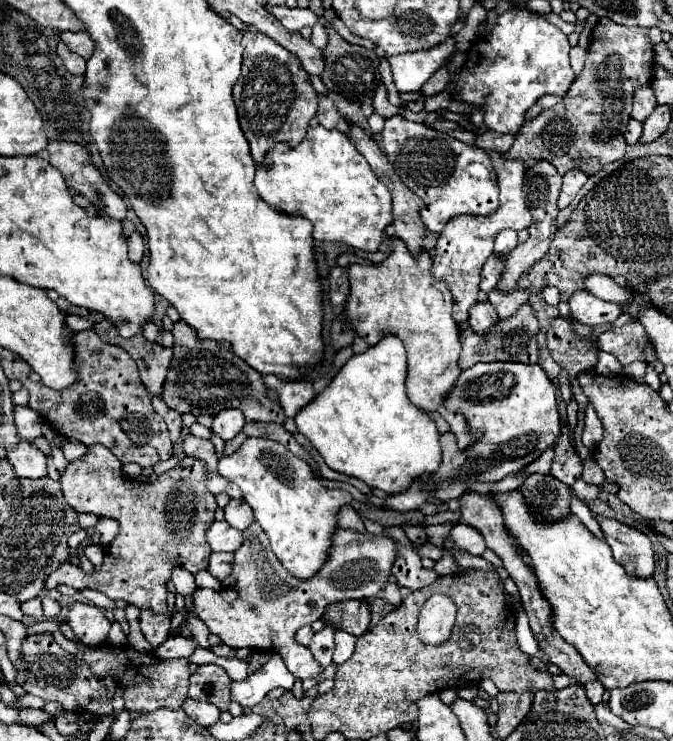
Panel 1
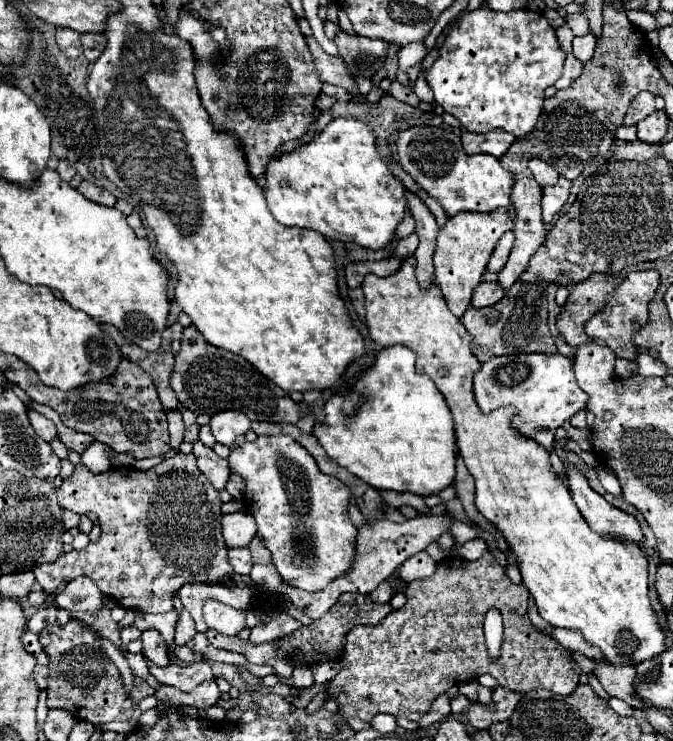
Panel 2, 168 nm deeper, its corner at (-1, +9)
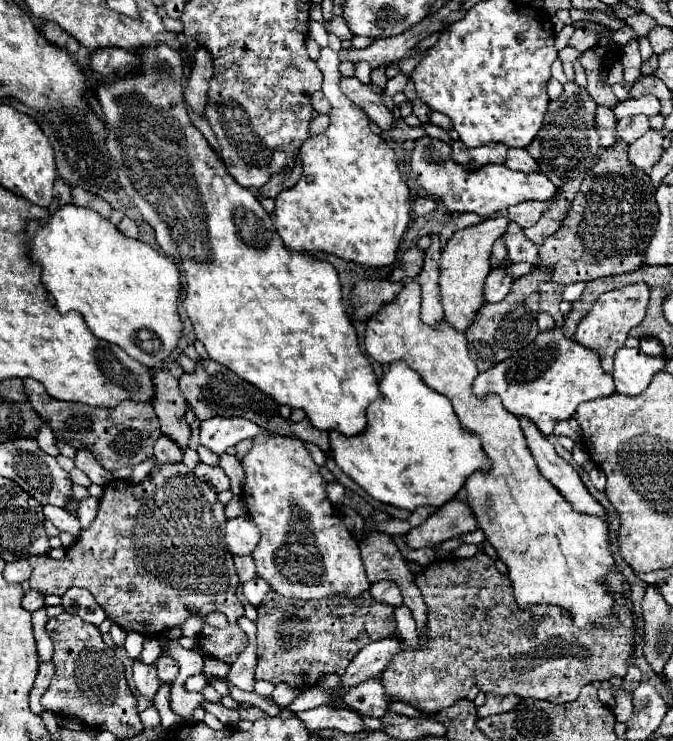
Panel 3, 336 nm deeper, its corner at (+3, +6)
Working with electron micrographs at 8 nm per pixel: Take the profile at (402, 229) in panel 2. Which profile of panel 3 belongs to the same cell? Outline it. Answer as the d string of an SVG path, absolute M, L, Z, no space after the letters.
M417 197L415 203L413 203L413 213L415 215L427 215L427 213L433 213L437 207L437 203L433 199L425 199L425 197Z

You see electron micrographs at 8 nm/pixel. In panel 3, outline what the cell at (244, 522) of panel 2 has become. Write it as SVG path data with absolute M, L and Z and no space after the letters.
M249 515L227 521L225 541L233 555L251 555L259 543L259 527Z

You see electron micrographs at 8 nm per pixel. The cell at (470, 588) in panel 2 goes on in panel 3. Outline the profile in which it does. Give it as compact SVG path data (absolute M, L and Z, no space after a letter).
M477 553L469 559L445 557L437 559L421 573L415 575L415 583L423 593L429 607L427 633L429 643L415 651L399 651L387 669L383 671L381 683L395 701L405 701L423 711L441 711L451 707L455 701L465 699L473 685L483 693L491 695L519 695L531 699L543 699L557 705L575 701L579 691L593 681L607 681L611 677L625 677L631 665L631 653L635 647L635 625L633 609L629 599L615 597L615 613L619 615L619 627L585 627L579 629L571 623L571 615L563 615L559 607L527 607L523 611L513 597L511 581L499 573L495 561Z

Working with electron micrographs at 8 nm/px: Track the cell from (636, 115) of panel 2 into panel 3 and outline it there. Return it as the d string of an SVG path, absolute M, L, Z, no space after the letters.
M635 115L635 117L627 117L627 119L619 119L617 121L617 135L627 145L637 141L647 131L649 131L649 119L645 115Z

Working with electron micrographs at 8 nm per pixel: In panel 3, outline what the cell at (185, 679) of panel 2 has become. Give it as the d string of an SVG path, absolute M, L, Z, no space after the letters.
M159 655L159 659L155 661L155 667L157 667L157 675L163 683L173 683L173 679L177 677L177 671L179 671L177 661L167 655Z

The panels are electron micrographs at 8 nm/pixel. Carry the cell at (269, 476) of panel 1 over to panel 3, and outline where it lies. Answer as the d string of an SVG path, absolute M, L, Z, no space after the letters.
M255 435L253 447L243 457L241 465L247 475L243 499L249 515L261 529L261 541L251 557L255 559L259 577L263 577L275 593L299 599L323 599L335 595L345 595L347 599L353 599L371 587L361 561L359 545L355 537L347 531L343 521L337 517L335 507L325 493L325 479L321 477L319 467L299 439Z

